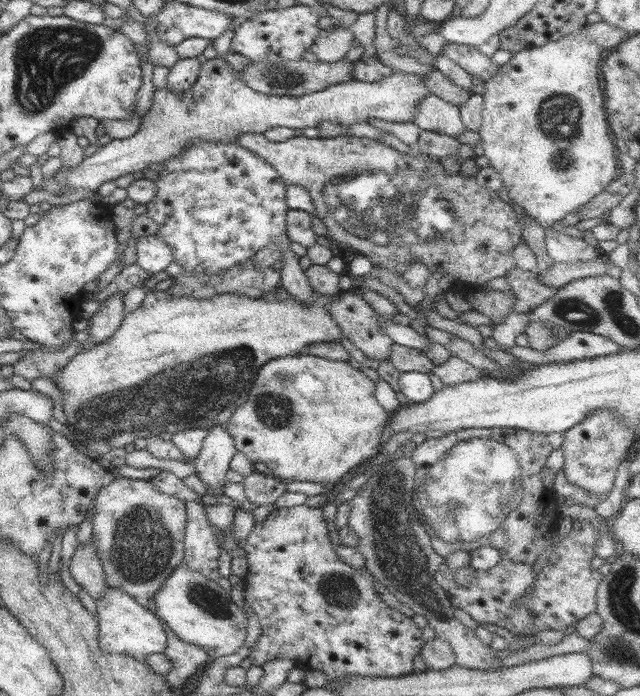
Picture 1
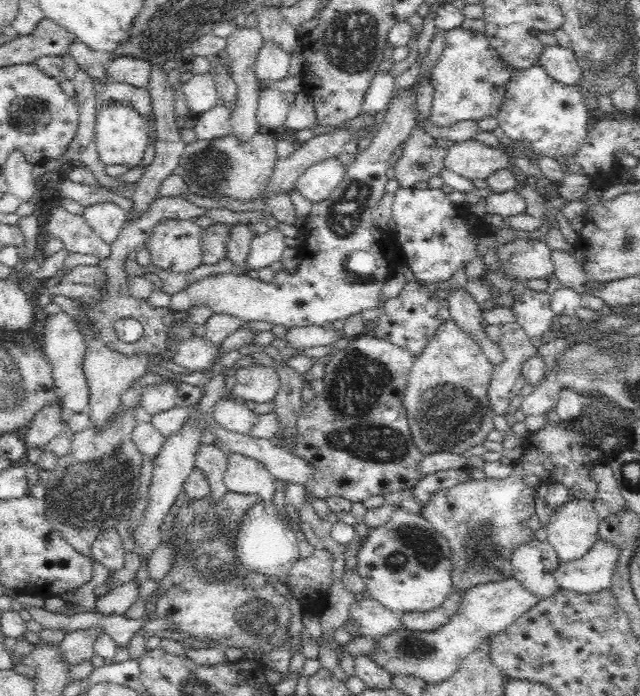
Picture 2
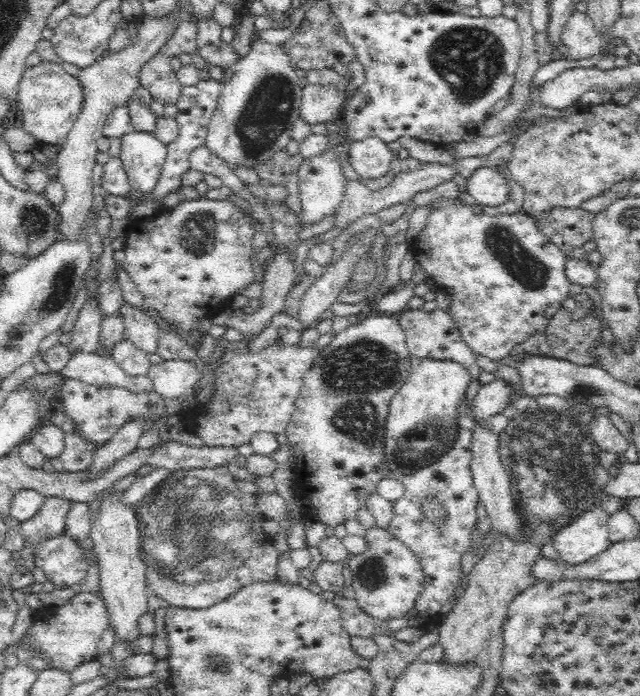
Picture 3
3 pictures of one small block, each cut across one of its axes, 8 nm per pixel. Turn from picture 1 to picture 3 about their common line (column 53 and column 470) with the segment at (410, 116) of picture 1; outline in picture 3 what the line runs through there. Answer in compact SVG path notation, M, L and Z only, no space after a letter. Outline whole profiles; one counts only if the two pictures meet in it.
M482 166L467 182L467 192L474 197L476 204L482 207L506 205L510 186L497 170Z

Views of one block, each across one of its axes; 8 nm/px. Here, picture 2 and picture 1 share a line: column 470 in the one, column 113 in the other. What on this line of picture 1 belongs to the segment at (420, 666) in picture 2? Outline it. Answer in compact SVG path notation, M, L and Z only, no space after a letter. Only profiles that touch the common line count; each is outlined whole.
M108 587L102 598L95 602L99 647L104 654L124 654L144 662L150 654L162 654L166 650L167 634L162 626L163 621L124 593L124 590Z

